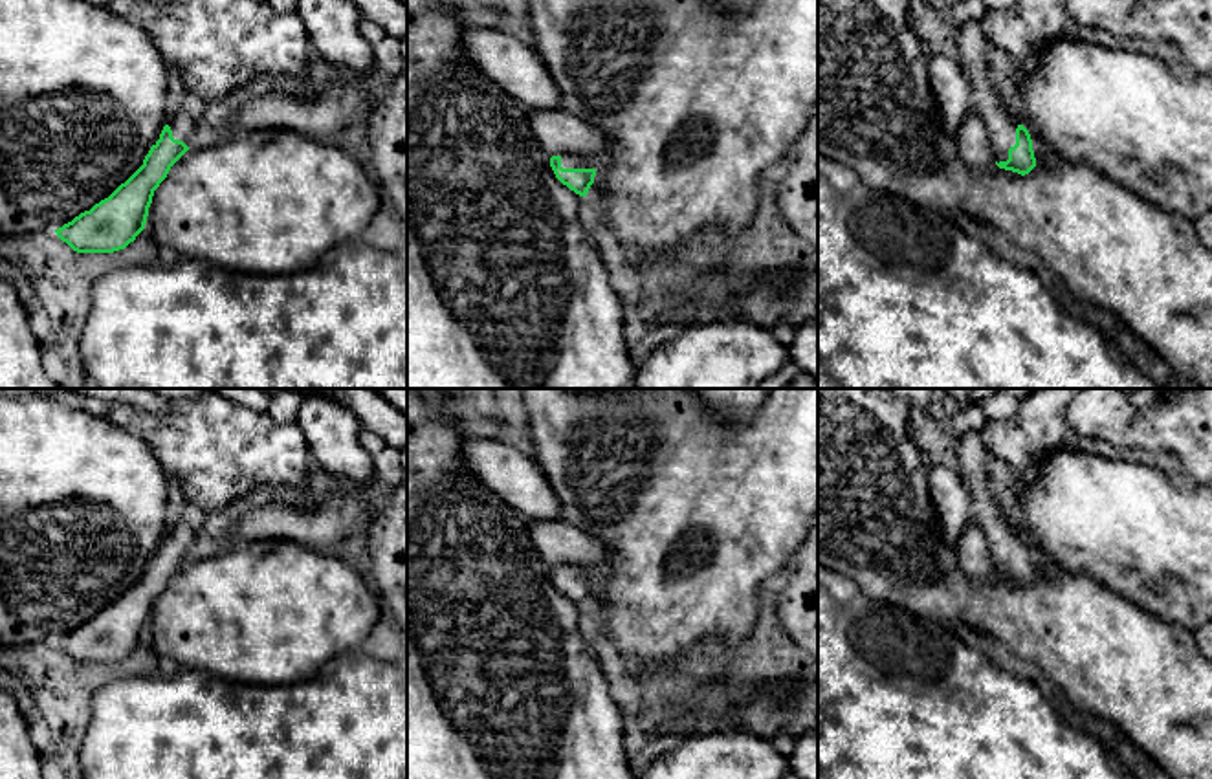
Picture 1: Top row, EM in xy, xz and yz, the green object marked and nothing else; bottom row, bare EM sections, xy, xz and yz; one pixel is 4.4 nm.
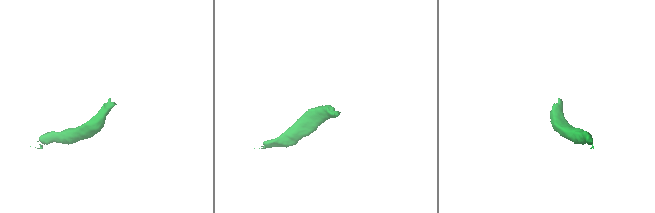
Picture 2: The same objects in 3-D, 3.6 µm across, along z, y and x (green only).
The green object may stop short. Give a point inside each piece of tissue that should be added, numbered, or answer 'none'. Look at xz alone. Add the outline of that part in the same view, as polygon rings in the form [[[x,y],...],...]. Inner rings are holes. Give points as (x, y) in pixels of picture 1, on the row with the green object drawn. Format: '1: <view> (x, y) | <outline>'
1: xz (567, 160) | [[[561,154],[563,169],[596,169],[596,159],[581,154]]]

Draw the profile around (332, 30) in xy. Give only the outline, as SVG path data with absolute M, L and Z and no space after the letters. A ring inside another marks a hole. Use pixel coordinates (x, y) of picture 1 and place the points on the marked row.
M299 0L295 13L314 55L347 73L376 68L372 44L359 33L361 13L352 0Z

